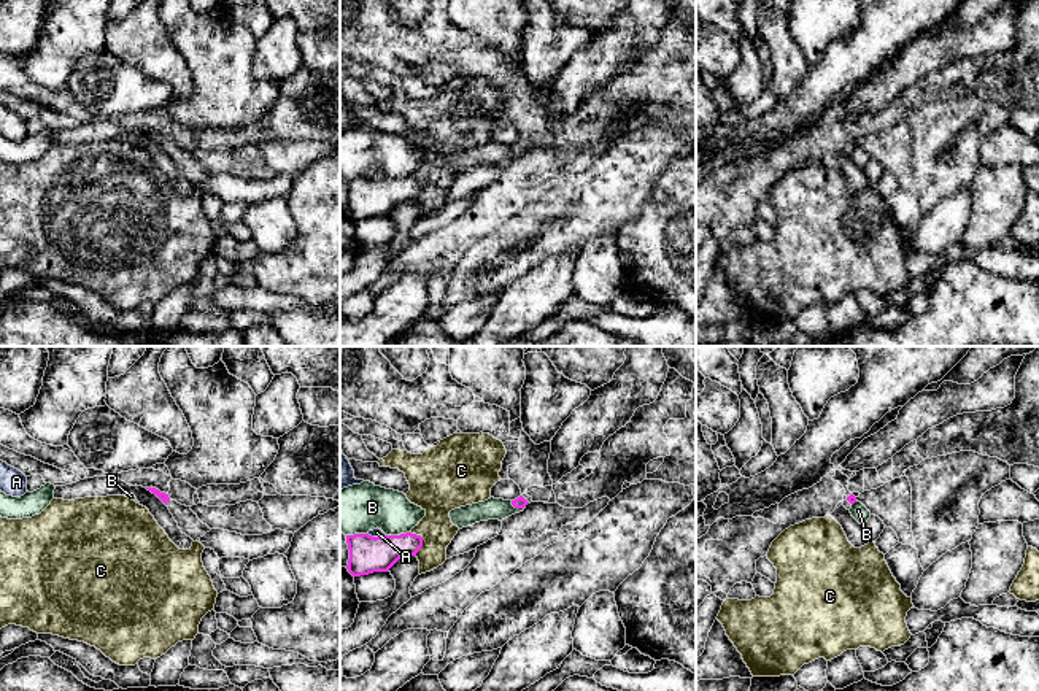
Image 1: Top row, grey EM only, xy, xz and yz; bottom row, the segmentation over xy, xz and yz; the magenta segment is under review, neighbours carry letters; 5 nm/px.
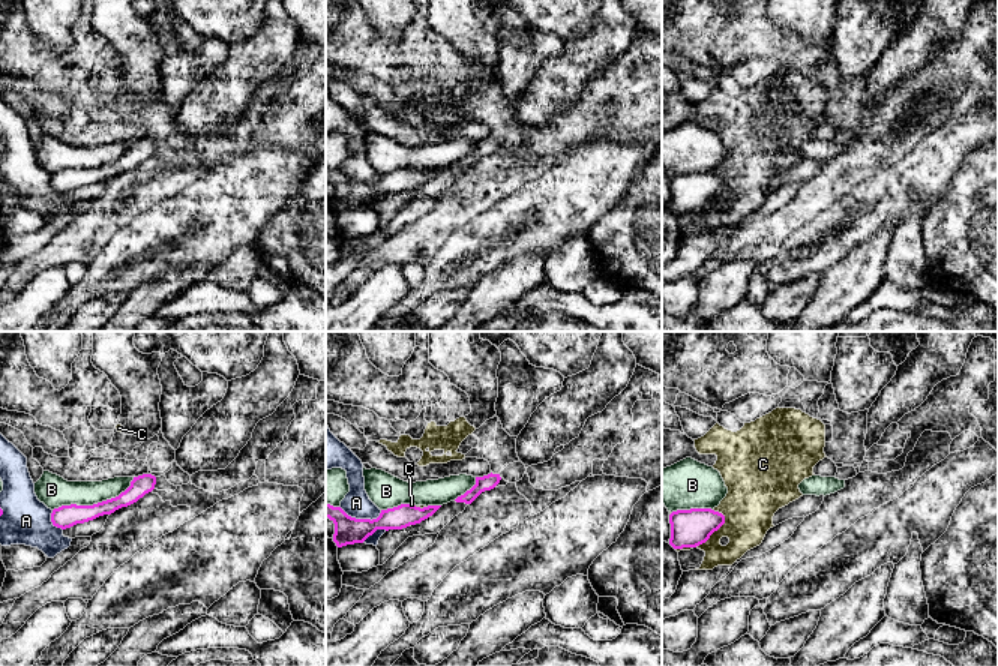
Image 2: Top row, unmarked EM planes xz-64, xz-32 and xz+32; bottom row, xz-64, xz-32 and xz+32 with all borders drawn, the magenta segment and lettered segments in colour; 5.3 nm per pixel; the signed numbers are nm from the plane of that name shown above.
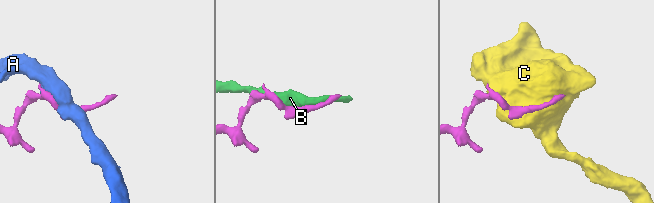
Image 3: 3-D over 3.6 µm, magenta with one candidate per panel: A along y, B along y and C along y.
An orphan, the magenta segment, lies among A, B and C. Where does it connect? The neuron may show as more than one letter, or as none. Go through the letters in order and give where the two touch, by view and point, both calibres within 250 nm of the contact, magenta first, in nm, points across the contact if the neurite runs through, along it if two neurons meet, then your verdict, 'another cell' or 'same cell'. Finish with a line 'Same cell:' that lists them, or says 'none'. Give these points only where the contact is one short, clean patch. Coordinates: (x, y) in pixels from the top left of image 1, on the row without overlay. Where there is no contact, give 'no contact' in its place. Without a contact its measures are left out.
A: xz (377, 181) | 190/50 nm | another cell
B: xz (397, 180) | 190/240 nm | another cell
C: xz (421, 185) | 180/200 nm | another cell
Same cell: none

